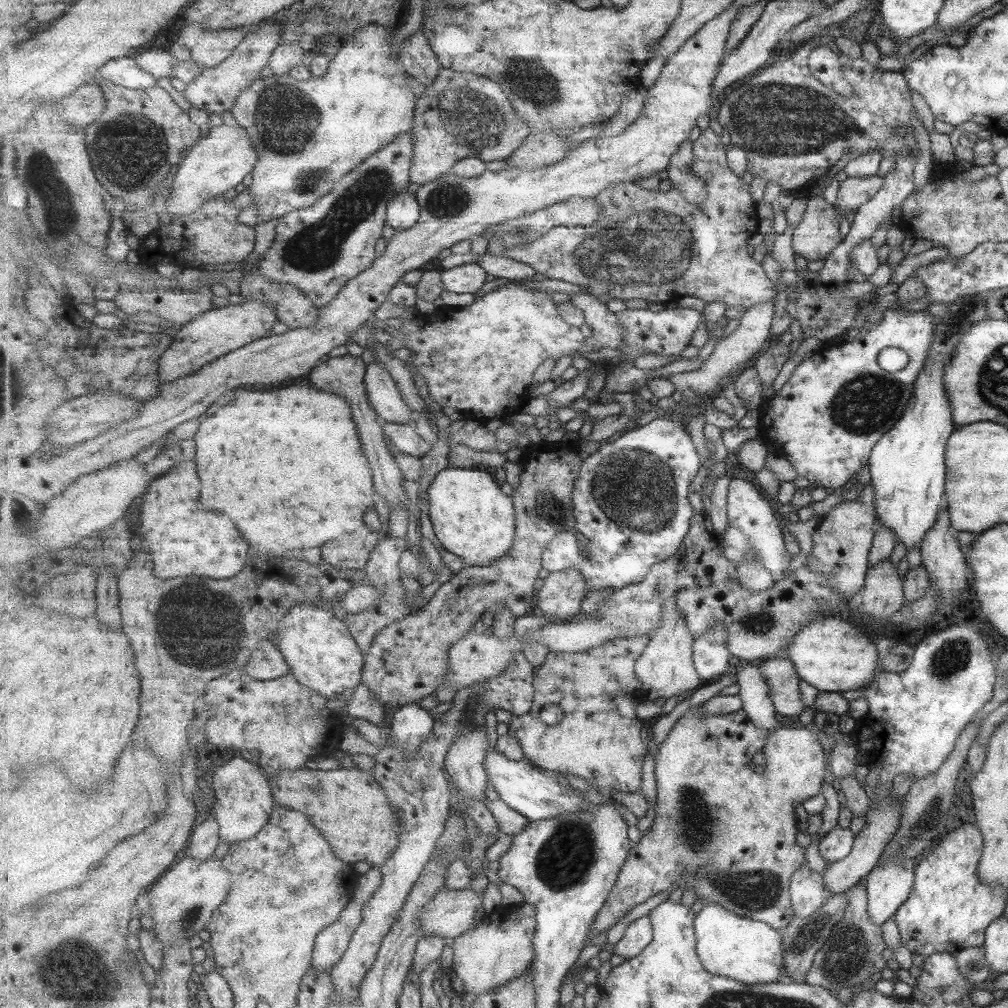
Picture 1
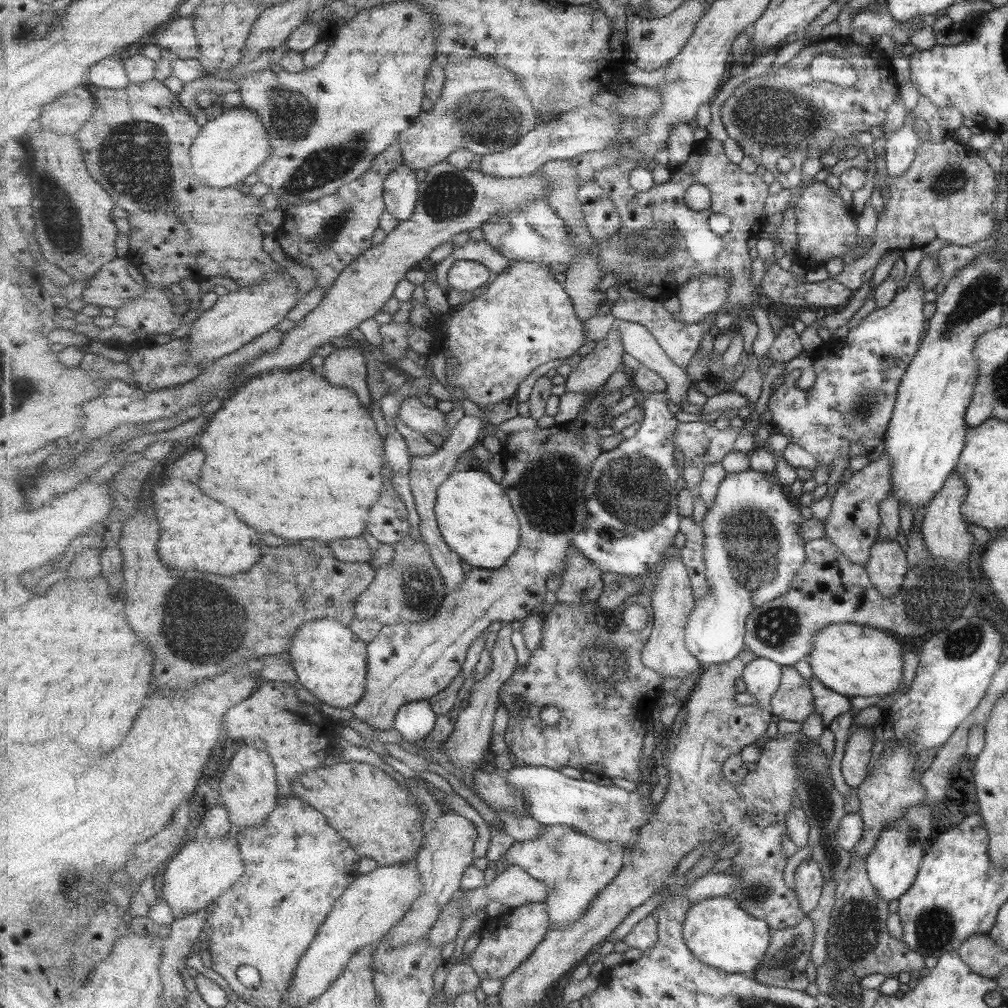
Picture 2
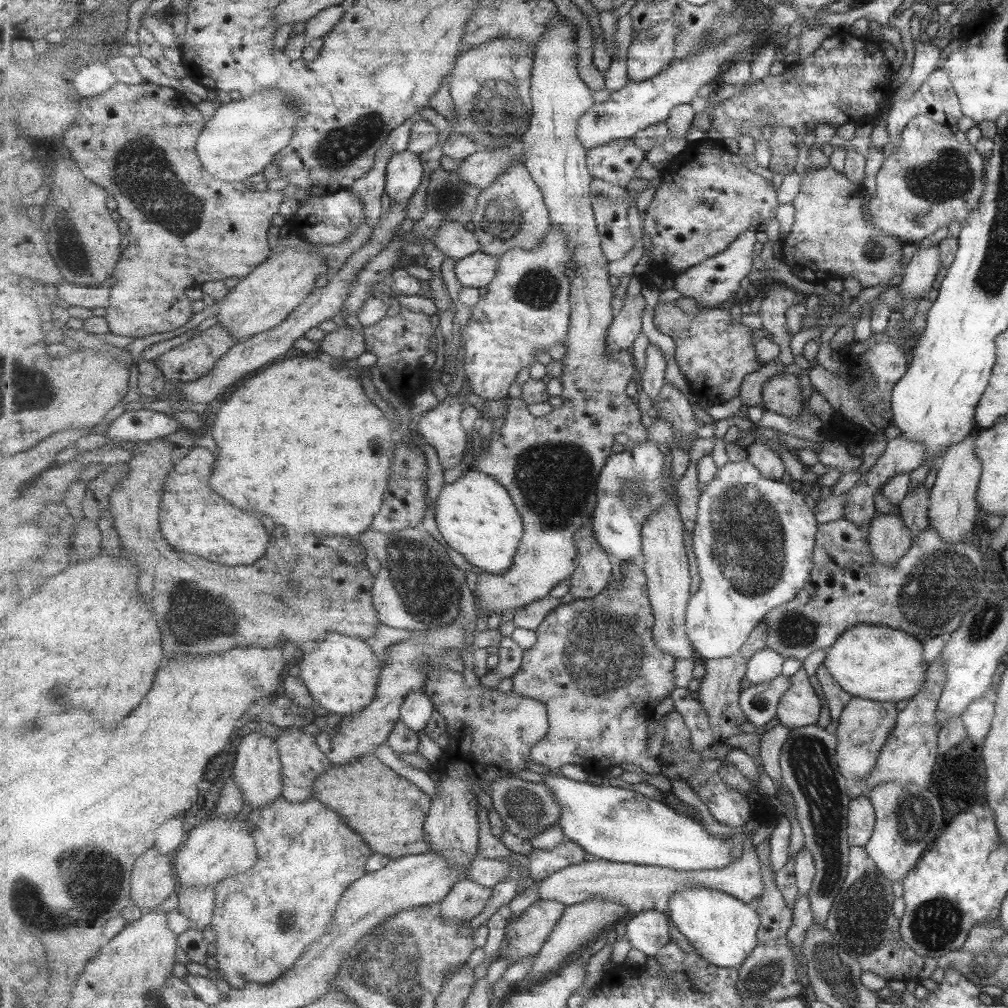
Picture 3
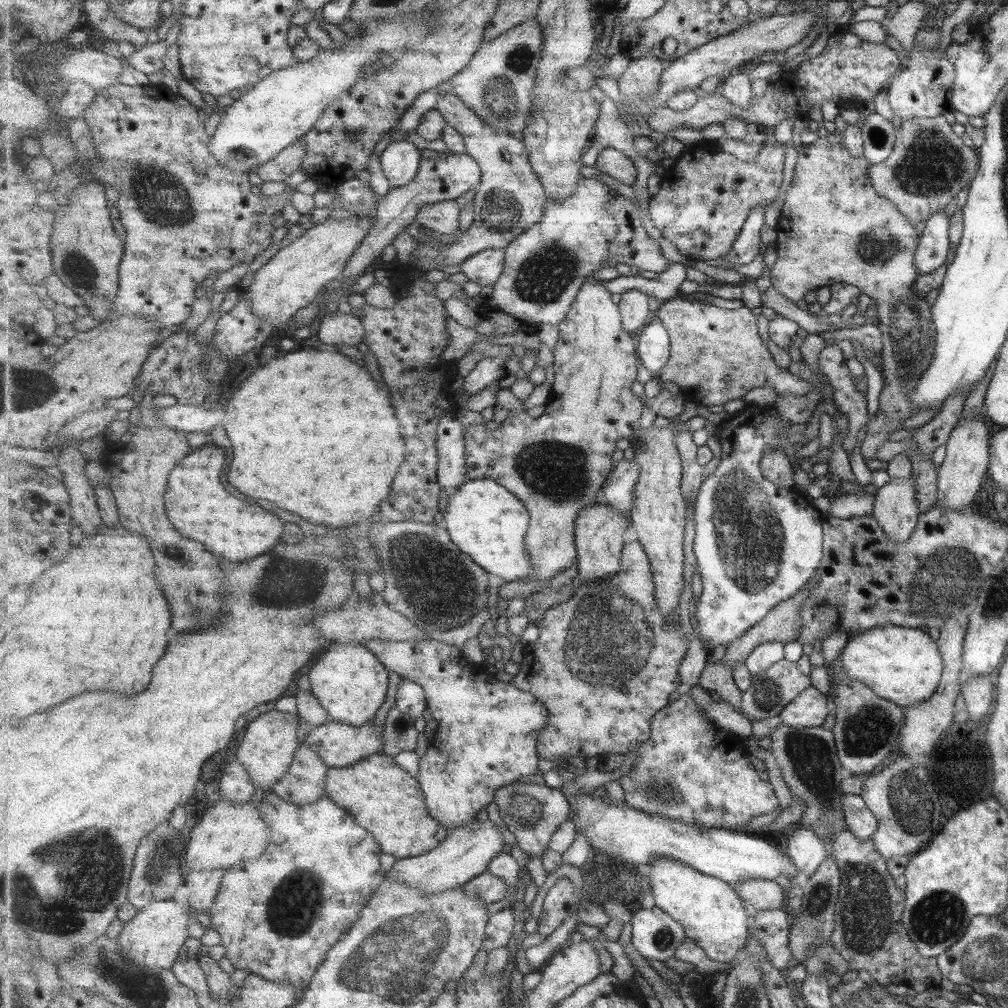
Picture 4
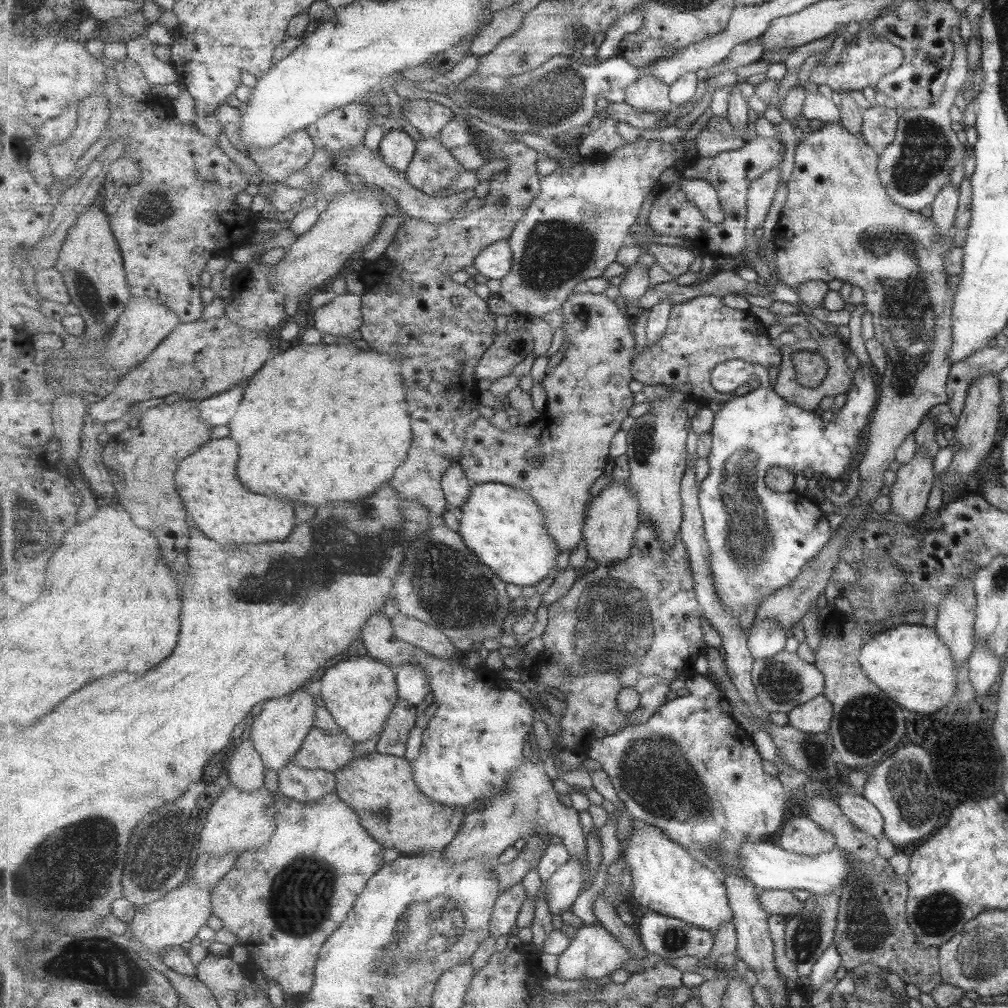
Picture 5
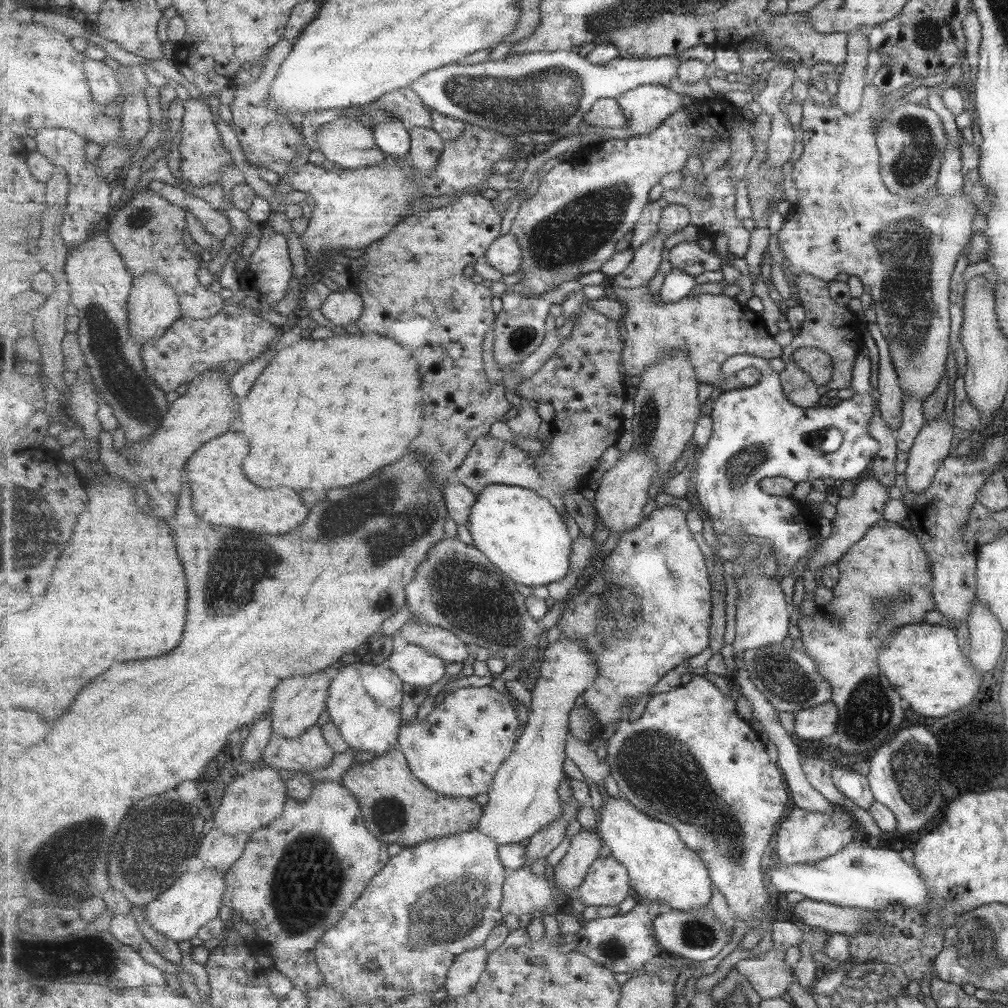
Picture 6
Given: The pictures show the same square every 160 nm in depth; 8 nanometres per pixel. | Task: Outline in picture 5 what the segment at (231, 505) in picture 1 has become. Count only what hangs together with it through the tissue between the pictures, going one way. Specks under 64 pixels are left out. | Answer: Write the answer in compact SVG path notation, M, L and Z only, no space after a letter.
M299 344L297 348L291 348L287 352L281 349L271 357L271 360L263 366L255 376L249 380L249 386L245 390L245 400L239 406L233 422L231 422L231 438L239 440L239 446L243 448L243 460L239 462L239 478L251 492L263 492L263 494L275 494L275 496L287 496L291 500L307 502L313 506L323 506L331 500L359 500L370 497L381 485L387 485L394 478L398 468L409 456L414 444L414 428L410 415L410 402L406 398L406 382L402 375L402 365L390 354L380 353L377 349L363 350L357 346L347 344Z

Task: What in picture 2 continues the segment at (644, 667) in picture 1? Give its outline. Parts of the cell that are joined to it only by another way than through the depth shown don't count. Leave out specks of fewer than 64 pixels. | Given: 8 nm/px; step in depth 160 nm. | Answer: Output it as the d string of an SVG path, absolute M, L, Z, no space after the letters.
M671 546L669 550L665 550L660 560L661 571L656 574L657 590L652 592L654 632L643 651L642 659L649 668L662 674L664 680L671 677L685 678L699 668L705 669L702 662L686 646L687 621L695 608L697 598L687 566L683 562L677 546Z

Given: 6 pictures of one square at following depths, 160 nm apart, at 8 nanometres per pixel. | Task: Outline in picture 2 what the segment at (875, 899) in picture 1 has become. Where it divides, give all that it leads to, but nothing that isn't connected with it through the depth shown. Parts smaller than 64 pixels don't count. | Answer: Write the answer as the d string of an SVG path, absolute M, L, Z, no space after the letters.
M925 805L910 806L895 820L886 824L873 848L867 853L866 872L871 884L876 888L880 899L884 901L898 899L915 880L917 868L921 866L923 848L931 836L931 814Z

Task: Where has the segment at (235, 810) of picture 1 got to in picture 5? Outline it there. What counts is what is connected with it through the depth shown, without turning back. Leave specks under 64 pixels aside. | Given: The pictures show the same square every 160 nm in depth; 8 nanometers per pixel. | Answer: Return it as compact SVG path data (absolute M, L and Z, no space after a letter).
M317 686L304 690L298 689L284 697L269 699L263 704L263 709L253 724L249 738L261 753L268 769L278 771L287 766L306 742L306 738L314 727L316 714L318 714L319 706L313 696L313 692L316 691L318 691Z

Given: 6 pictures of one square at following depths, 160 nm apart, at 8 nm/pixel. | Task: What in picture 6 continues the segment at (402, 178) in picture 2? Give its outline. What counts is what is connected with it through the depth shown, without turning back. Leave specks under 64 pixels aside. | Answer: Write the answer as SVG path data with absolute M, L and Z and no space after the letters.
M390 120L379 121L373 131L376 143L383 152L393 157L405 158L412 145L412 136L408 129L403 121Z

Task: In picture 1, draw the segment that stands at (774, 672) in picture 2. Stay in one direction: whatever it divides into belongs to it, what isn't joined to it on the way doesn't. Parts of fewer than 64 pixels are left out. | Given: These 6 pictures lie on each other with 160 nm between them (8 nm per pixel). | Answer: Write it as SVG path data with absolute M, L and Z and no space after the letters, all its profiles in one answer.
M759 663L741 664L737 669L739 695L743 699L743 710L753 722L770 735L779 729L776 706L770 695L770 682Z

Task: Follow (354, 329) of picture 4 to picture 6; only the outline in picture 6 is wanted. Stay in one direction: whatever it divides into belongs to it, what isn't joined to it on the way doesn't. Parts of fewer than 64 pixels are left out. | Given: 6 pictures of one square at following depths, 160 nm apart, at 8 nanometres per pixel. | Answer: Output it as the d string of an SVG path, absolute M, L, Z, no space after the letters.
M352 287L343 291L333 291L319 310L329 322L339 327L353 323L357 325L365 310L363 297Z

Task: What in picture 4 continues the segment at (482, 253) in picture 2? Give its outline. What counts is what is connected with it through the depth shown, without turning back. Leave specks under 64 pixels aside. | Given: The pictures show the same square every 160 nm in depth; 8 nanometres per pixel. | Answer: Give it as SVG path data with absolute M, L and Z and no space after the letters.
M455 199L423 205L415 221L435 232L453 234L459 228L459 216L461 216L461 206Z

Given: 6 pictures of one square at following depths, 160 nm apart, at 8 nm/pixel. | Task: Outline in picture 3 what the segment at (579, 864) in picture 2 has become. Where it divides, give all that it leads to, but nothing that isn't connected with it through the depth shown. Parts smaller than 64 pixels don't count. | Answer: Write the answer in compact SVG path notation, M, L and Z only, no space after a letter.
M573 840L562 842L553 850L539 850L533 848L529 856L529 876L531 880L543 881L554 872L559 872L562 868L582 863L592 859L587 855L586 850Z

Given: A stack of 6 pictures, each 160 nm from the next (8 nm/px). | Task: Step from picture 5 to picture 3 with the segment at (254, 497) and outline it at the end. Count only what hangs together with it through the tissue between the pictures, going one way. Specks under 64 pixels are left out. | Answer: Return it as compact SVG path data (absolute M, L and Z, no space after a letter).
M195 448L187 458L183 458L183 462L175 466L175 472L171 472L171 476L167 478L167 488L163 496L160 516L163 534L167 536L167 540L171 540L171 544L175 544L175 548L183 548L183 552L195 552L211 562L233 567L256 564L259 558L266 555L267 544L271 540L269 530L255 516L235 508L231 502L227 502L209 486L213 470L215 470L215 454L207 448Z

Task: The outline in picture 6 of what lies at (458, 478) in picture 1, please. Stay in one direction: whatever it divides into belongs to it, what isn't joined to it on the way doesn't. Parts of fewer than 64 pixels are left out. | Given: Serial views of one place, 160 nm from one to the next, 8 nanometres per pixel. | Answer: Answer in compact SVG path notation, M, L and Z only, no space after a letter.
M491 484L478 495L477 504L471 506L471 519L468 530L472 535L474 547L481 550L491 562L505 572L511 580L526 587L549 586L563 581L569 575L573 555L574 540L569 534L566 522L559 510L547 497L529 487Z

